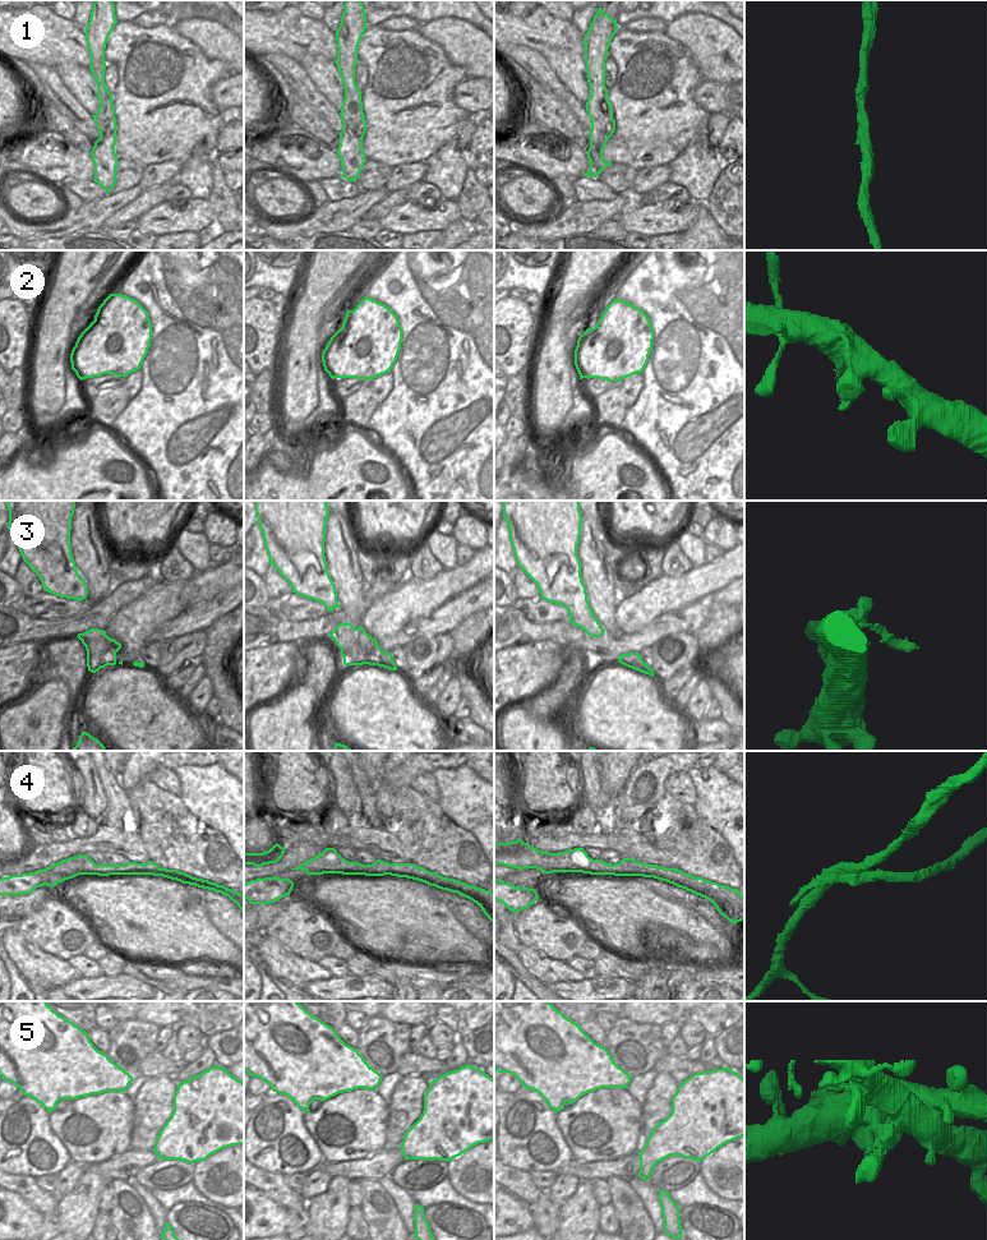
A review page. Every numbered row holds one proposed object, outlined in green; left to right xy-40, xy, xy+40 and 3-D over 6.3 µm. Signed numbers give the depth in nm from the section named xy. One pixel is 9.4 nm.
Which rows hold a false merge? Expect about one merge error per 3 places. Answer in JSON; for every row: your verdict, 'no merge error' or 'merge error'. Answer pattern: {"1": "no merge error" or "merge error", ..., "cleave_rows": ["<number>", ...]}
{"1": "no merge error", "2": "no merge error", "3": "merge error", "4": "no merge error", "5": "no merge error", "cleave_rows": ["3"]}

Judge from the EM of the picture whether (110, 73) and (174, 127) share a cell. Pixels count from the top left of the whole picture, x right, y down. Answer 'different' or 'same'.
different

